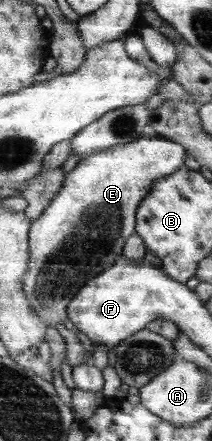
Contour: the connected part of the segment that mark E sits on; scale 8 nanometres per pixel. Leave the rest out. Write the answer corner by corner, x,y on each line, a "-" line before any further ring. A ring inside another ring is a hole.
150,133
135,142
87,156
73,172
66,174
61,192
30,228
30,262
24,276
24,292
31,309
35,309
45,323
63,325
71,301
79,291
91,279
113,267
115,259
124,254
127,239
136,233
140,203
154,181
173,175
185,166
185,153
186,148
177,141

